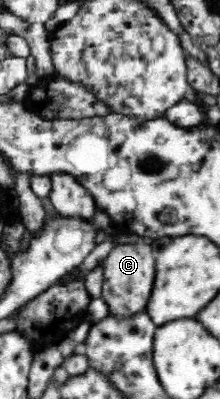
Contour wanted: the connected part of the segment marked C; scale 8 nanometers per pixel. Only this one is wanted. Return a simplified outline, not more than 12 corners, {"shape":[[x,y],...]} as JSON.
{"shape":[[117,245],[104,259],[101,299],[114,319],[147,312],[150,245]]}

